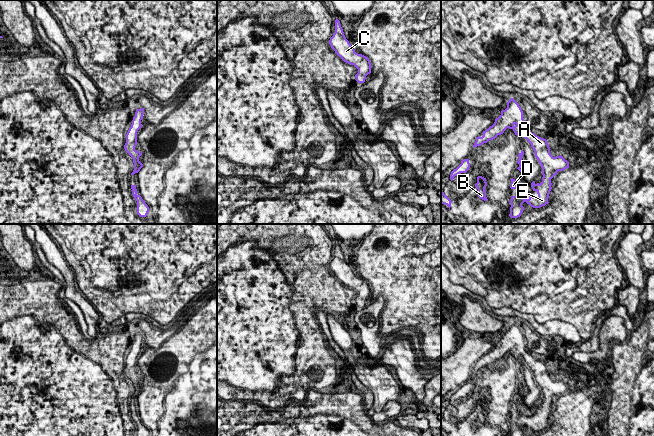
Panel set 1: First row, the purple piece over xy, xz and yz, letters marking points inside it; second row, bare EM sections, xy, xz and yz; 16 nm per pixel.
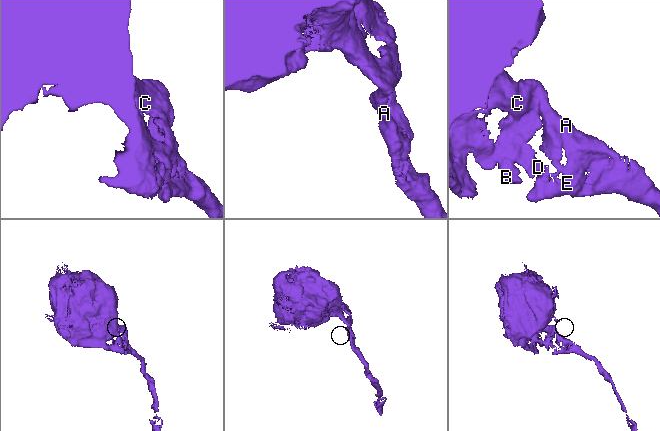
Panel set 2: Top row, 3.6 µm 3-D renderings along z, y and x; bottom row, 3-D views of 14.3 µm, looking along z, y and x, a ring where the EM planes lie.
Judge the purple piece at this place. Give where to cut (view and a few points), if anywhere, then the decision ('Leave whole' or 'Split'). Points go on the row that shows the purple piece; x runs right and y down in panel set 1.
No split. Leave whole

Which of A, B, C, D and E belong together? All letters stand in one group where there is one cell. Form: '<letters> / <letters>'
A B C D E

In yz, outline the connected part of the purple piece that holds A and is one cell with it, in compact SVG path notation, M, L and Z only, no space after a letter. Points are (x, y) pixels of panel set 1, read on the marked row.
M511 98L507 102L507 108L501 111L501 115L495 119L495 122L488 129L483 131L483 136L478 136L473 147L481 146L487 143L489 140L495 139L498 135L504 133L509 128L512 129L517 137L519 133L524 137L534 150L535 157L542 168L542 182L531 183L533 191L536 191L538 196L525 197L524 192L521 190L512 196L510 199L510 214L511 218L518 218L521 216L524 207L522 204L526 202L533 208L540 208L548 204L548 198L552 189L551 179L557 174L558 171L563 171L569 168L569 162L563 158L563 156L553 157L550 154L550 147L546 139L541 138L531 132L530 128L526 127L526 123L523 119L523 111L519 104Z

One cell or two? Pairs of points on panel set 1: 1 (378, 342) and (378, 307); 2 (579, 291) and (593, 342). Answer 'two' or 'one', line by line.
1: one
2: two

